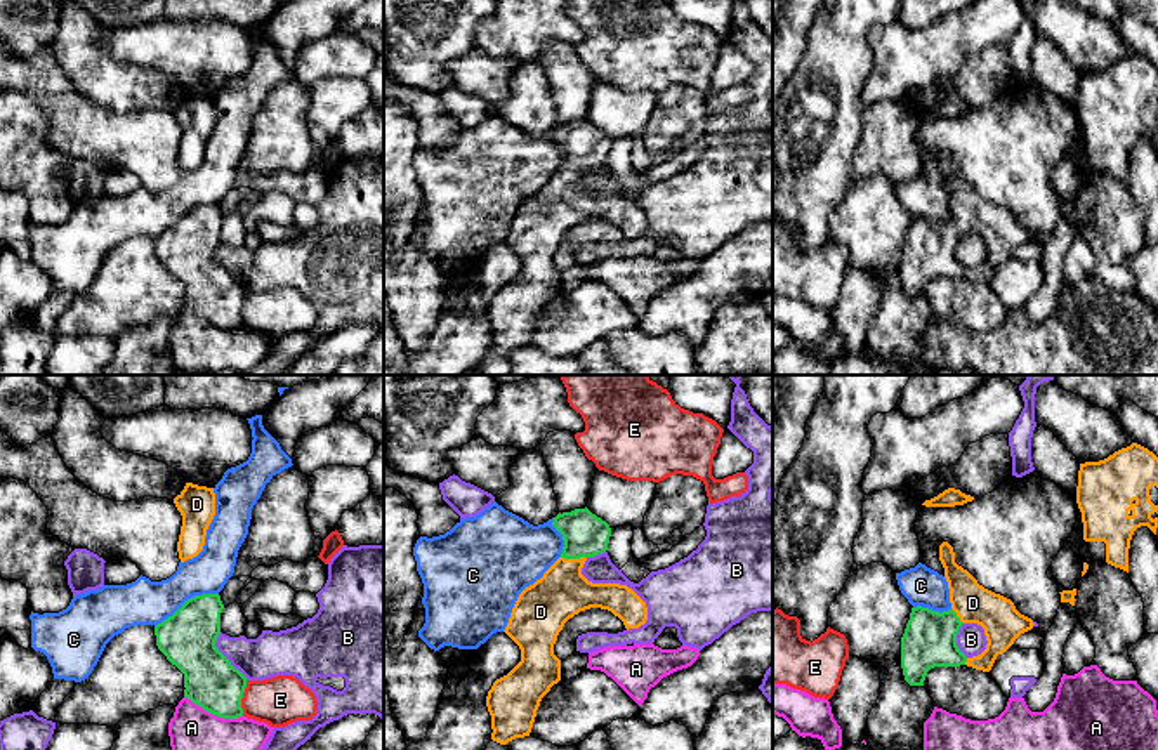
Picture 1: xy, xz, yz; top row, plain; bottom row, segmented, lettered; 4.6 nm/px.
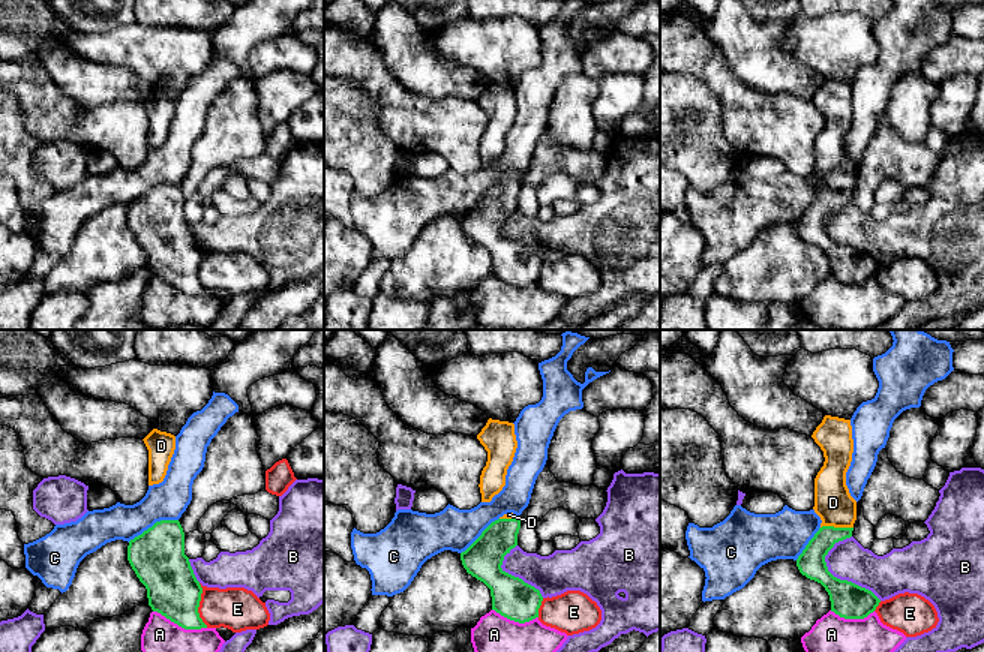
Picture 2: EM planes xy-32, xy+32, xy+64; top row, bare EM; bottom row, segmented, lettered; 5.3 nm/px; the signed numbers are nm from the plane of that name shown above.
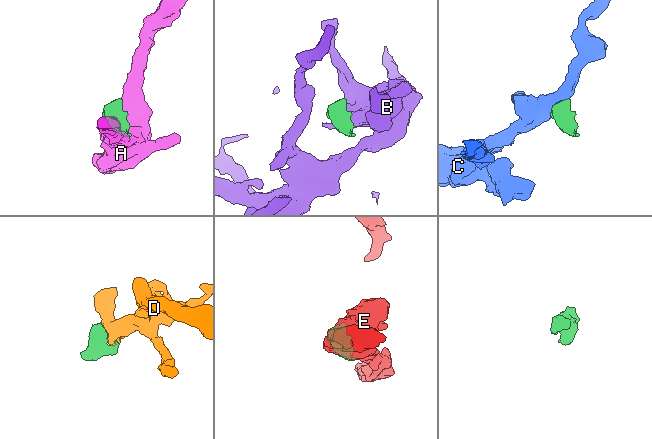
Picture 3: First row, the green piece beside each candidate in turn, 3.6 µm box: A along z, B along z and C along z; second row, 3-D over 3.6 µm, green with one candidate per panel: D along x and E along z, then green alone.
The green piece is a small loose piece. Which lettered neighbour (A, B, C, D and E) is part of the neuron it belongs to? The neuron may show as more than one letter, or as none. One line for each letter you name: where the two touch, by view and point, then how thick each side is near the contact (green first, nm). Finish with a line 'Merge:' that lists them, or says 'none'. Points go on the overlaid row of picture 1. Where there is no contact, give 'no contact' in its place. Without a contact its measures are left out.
D: contact xz (573, 558); calibres 200 and 240 nm
Merge: D

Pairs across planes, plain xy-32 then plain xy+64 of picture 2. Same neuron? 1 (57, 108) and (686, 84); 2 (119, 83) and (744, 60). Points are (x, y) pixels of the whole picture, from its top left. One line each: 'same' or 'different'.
1: different
2: same

